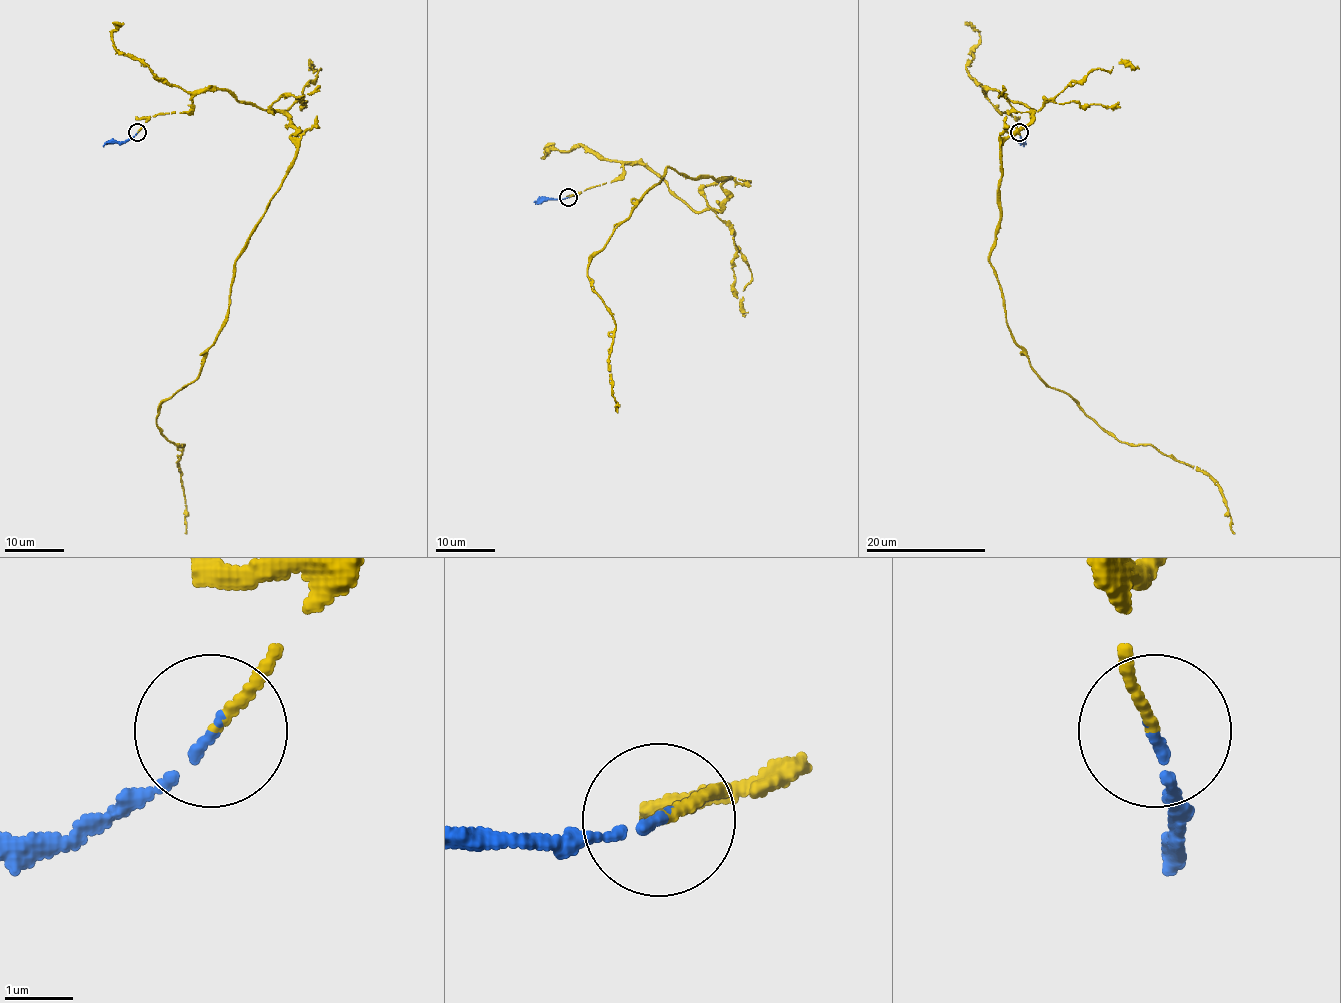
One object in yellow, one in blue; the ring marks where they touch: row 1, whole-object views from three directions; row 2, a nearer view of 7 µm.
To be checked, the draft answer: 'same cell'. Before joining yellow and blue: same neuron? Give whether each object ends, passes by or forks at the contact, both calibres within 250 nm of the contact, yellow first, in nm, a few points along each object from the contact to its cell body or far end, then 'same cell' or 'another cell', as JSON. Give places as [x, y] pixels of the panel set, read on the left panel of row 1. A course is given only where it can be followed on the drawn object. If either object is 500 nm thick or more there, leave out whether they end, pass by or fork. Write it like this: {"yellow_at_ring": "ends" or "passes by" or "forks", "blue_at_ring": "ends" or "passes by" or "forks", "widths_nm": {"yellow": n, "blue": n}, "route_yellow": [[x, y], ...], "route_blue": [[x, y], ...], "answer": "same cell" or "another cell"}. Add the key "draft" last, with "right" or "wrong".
{"yellow_at_ring": "ends", "blue_at_ring": "ends", "widths_nm": {"yellow": 130, "blue": 110}, "route_yellow": [[137, 132], [217, 89], [282, 110], [295, 132], [225, 325], [156, 418], [184, 445], [186, 533]], "route_blue": [[137, 132], [128, 140], [107, 141], [102, 146]], "answer": "same cell", "draft": "right"}

